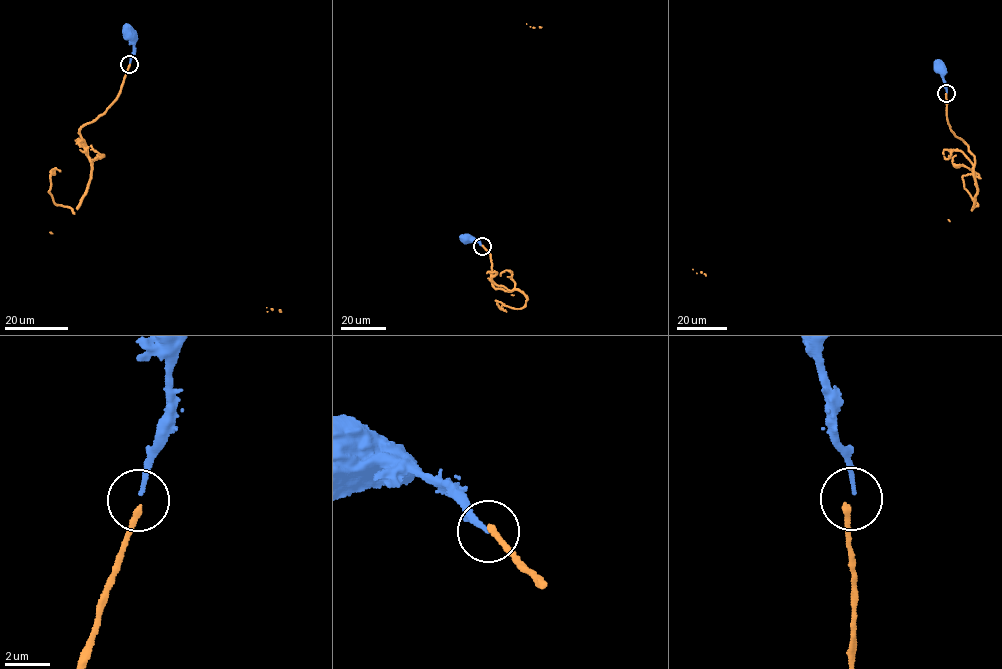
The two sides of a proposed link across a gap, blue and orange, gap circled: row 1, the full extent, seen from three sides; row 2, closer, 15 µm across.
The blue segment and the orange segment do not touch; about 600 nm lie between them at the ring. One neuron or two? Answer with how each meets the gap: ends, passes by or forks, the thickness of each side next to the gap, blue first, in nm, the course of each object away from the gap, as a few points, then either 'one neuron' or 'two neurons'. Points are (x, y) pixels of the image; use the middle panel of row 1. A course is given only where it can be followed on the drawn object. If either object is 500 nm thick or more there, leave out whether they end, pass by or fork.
blue ends there; orange ends there; 180 nm thick on the blue side, 280 nm on the other; blue runs (482, 246), (467, 237); orange runs (482, 245), (491, 256), (493, 286), (512, 291), (514, 282), (509, 270), (526, 24); two neurons

